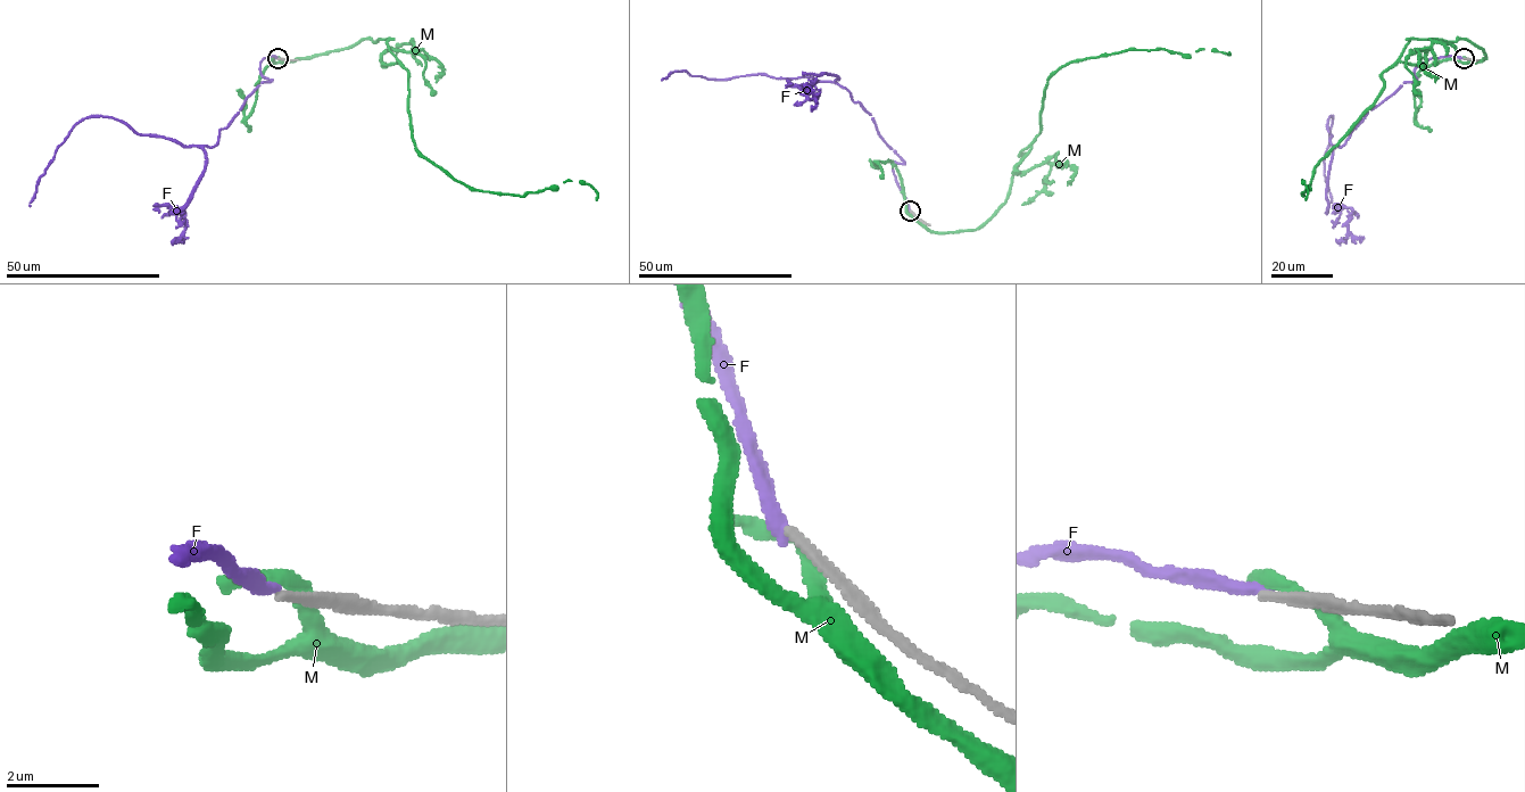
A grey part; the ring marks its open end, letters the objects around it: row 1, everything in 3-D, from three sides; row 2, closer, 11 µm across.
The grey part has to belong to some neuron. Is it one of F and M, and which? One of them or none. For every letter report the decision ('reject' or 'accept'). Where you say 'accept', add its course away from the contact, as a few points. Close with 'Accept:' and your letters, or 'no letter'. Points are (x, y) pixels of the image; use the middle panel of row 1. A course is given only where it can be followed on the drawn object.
F: reject
M: reject
Accept: no letter

